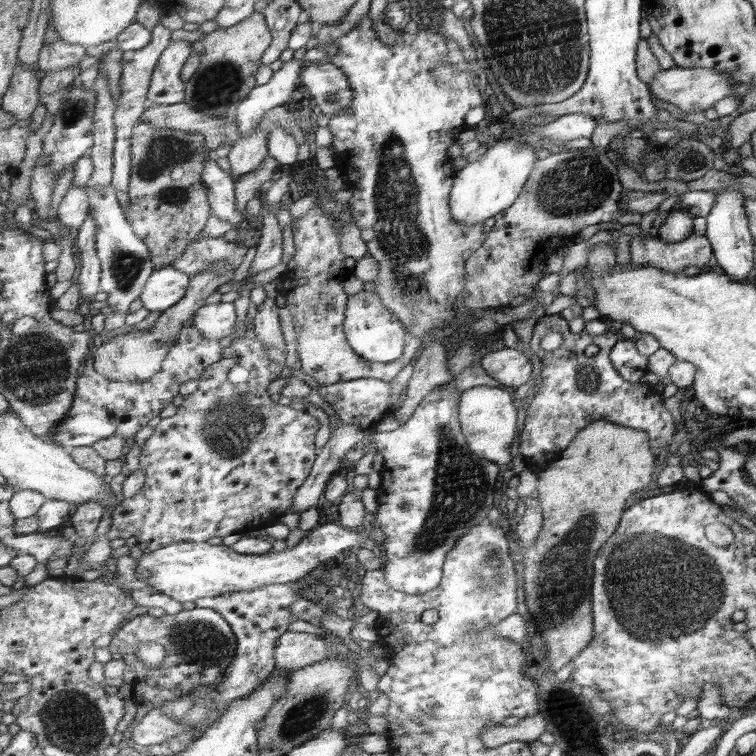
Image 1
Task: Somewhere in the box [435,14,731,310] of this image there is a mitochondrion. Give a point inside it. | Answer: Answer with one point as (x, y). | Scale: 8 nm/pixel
(580, 185)

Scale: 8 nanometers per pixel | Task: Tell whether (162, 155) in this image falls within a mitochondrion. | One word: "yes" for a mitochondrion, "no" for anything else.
yes

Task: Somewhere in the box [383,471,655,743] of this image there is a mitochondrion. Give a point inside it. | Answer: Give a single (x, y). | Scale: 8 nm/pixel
(561, 581)

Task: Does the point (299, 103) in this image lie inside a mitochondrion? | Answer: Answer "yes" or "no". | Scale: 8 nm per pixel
no

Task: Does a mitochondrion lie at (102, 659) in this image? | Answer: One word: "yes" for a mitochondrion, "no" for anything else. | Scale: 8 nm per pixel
no

